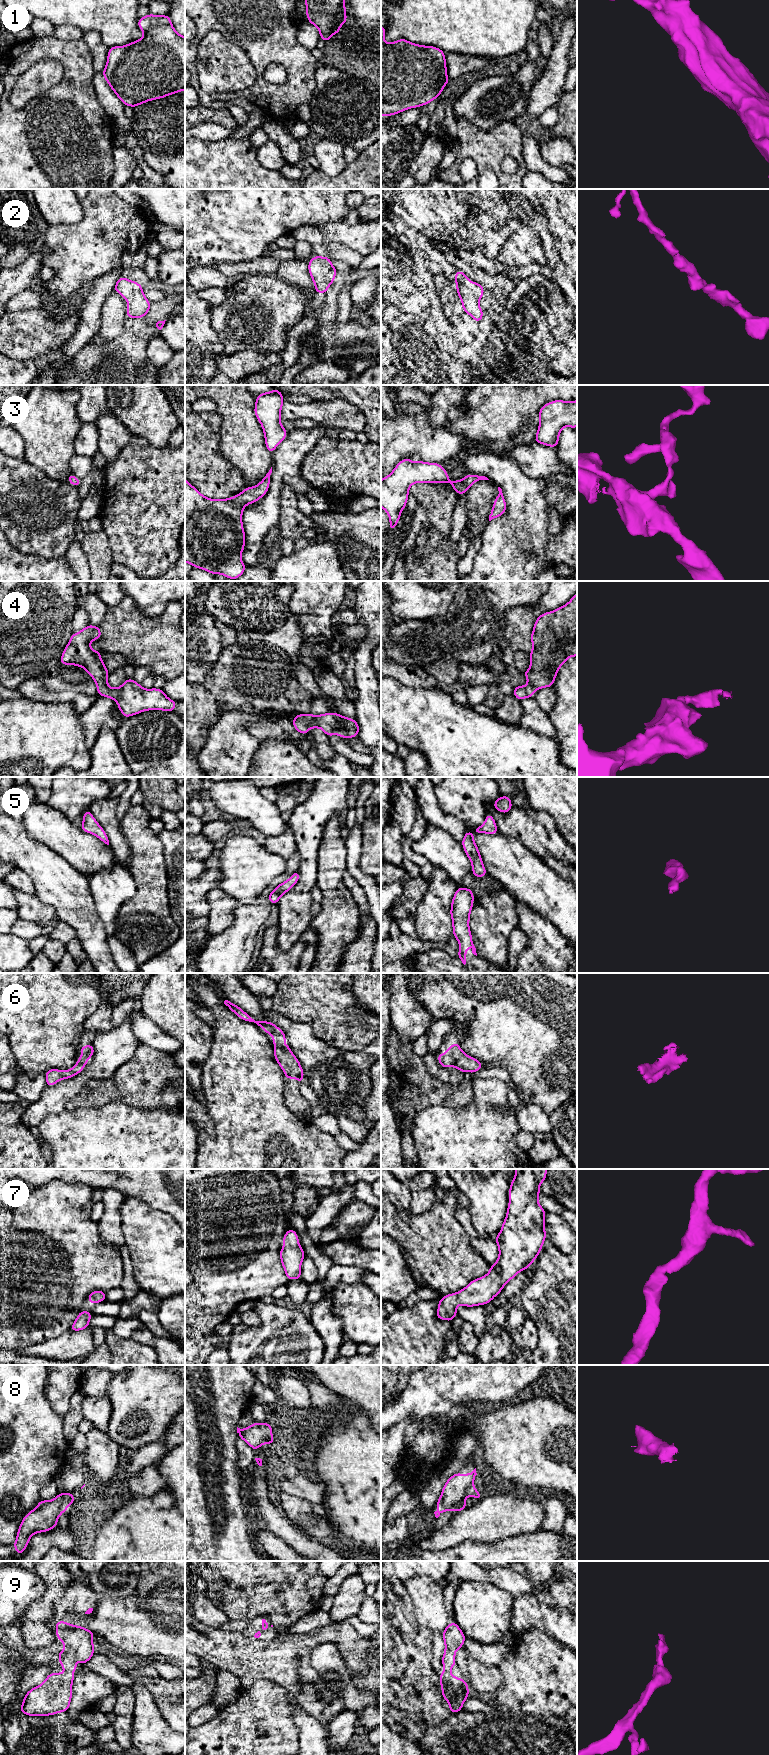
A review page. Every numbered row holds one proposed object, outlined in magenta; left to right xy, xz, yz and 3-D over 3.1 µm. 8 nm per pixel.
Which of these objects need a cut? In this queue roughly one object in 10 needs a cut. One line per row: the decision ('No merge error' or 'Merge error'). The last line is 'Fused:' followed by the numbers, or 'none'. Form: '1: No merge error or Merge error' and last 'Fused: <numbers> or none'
1: No merge error
2: No merge error
3: No merge error
4: No merge error
5: No merge error
6: No merge error
7: No merge error
8: No merge error
9: No merge error
Fused: none

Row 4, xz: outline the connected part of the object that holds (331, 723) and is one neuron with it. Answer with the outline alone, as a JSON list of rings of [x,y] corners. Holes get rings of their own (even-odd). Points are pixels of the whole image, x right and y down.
[[[337,712],[317,716],[310,713],[297,714],[291,722],[294,728],[303,735],[306,735],[310,728],[321,728],[328,737],[339,735],[345,739],[358,737],[359,733],[357,720],[344,717]]]

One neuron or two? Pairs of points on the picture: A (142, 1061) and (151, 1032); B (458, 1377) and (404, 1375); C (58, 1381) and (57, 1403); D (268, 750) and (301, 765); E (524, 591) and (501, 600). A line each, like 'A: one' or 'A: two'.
A: two
B: two
C: one
D: one
E: one

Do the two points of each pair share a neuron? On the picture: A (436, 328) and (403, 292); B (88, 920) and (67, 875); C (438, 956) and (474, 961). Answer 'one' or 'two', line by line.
A: two
B: one
C: one

